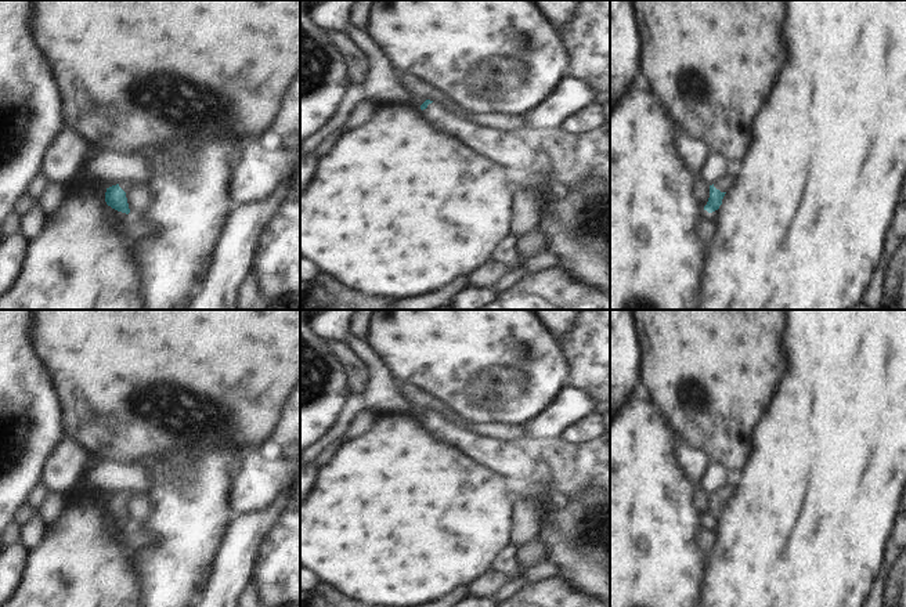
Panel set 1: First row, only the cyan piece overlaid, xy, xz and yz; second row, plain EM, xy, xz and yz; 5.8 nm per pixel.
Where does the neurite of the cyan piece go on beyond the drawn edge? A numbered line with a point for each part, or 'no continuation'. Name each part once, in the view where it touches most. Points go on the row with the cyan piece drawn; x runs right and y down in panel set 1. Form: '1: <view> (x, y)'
1: yz (725, 183)

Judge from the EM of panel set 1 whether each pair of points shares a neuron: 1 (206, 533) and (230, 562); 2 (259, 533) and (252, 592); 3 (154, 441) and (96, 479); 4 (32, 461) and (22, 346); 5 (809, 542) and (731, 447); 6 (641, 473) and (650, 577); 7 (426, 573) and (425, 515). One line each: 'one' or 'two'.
1: two
2: two
3: two
4: one
5: two
6: one
7: one

